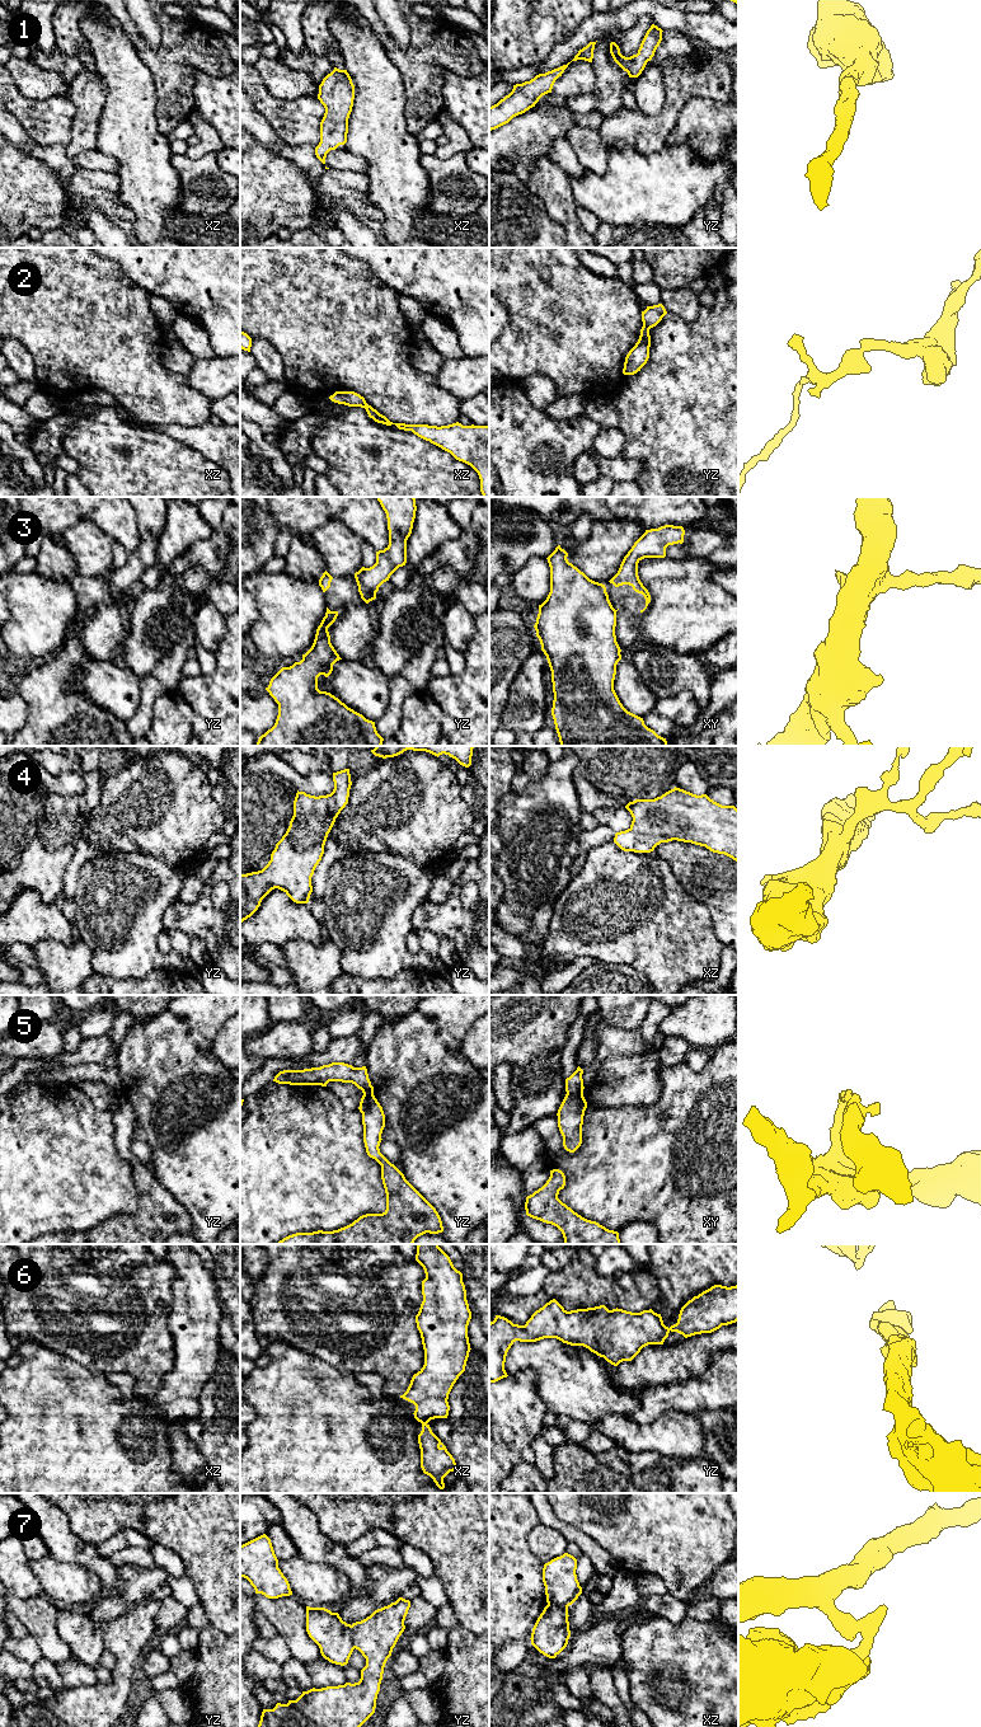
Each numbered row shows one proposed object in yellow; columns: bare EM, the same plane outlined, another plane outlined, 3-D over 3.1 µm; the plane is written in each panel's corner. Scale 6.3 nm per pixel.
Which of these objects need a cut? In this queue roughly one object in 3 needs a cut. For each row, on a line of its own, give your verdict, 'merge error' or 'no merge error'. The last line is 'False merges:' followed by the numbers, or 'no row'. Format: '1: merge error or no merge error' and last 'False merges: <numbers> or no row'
1: no merge error
2: merge error
3: merge error
4: no merge error
5: merge error
6: no merge error
7: merge error
False merges: 2, 3, 5, 7

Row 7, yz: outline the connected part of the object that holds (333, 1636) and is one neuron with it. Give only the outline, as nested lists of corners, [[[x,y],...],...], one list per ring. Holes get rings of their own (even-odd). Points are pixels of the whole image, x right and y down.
[[[306,1606],[306,1632],[325,1660],[341,1666],[348,1663],[355,1649],[352,1627],[343,1622],[338,1613]]]

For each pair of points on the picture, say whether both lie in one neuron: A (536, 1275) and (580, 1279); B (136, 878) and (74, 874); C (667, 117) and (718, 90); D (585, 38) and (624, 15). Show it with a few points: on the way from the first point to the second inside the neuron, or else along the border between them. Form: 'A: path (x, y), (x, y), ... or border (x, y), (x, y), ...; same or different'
A: border (549, 1272), (545, 1284), (538, 1291), (524, 1295); different
B: border (101, 854), (89, 859), (81, 867), (73, 897); different
C: path (675, 103), (689, 89), (704, 89); same
D: path (595, 28), (599, 24), (614, 22); same

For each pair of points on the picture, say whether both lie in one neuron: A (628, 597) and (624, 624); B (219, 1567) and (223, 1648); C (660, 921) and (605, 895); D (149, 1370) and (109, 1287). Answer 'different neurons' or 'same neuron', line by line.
A: same neuron
B: different neurons
C: same neuron
D: same neuron

